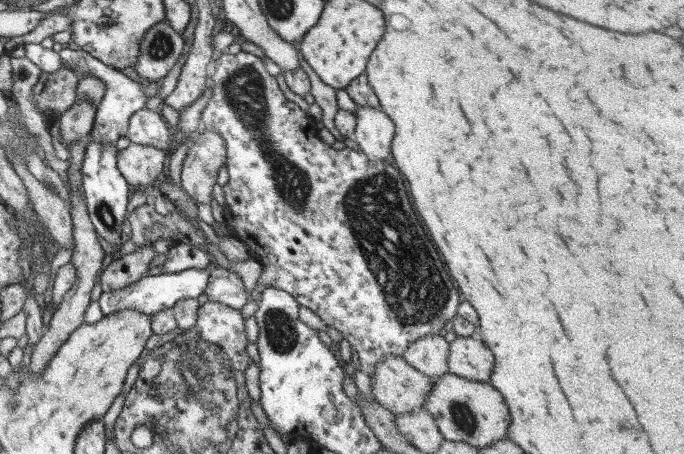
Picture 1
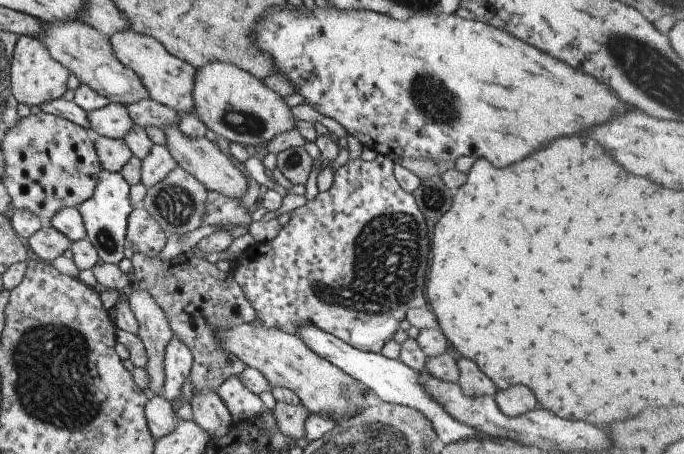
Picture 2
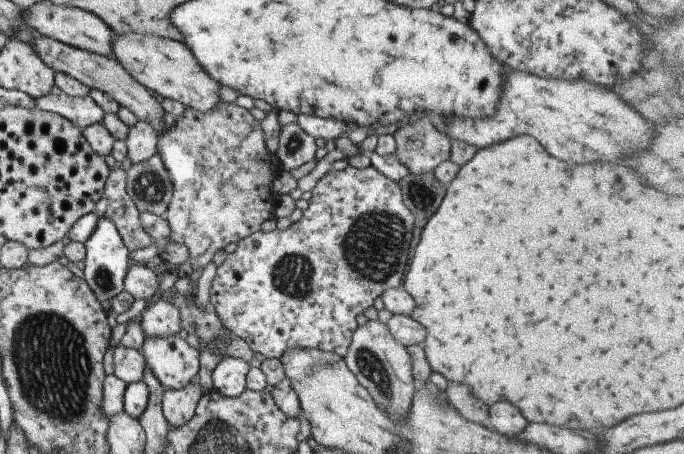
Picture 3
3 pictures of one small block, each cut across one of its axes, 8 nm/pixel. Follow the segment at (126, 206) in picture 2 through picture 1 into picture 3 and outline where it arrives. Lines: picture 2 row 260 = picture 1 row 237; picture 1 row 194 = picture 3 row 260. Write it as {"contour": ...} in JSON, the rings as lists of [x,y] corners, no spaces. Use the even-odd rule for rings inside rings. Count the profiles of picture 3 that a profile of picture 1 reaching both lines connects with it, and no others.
{"contour":[[[99,217],[96,220],[95,228],[84,242],[85,256],[83,259],[83,280],[101,304],[103,312],[109,314],[109,300],[123,291],[123,279],[127,272],[127,267],[131,263],[127,257],[128,250],[124,247],[123,241],[115,228],[113,222],[108,218]]]}

